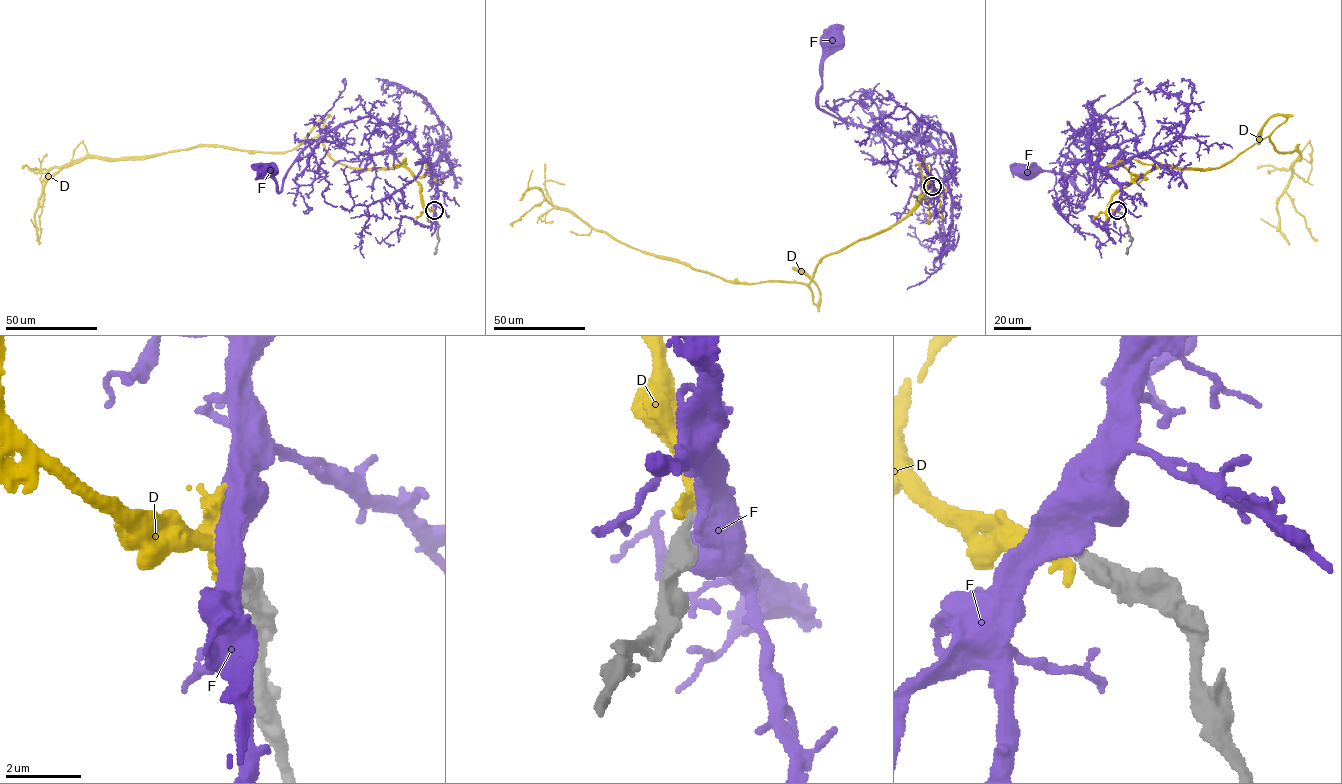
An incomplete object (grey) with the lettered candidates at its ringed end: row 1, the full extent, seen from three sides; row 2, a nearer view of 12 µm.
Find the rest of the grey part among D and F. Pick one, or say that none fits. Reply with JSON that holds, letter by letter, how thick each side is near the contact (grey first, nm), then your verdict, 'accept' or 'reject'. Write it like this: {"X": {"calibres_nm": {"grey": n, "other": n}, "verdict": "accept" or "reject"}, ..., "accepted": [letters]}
{"D": {"calibres_nm": {"grey": 360, "other": 280}, "verdict": "accept"}, "F": {"calibres_nm": {"grey": 420, "other": 600}, "verdict": "reject"}, "accepted": ["D"]}

